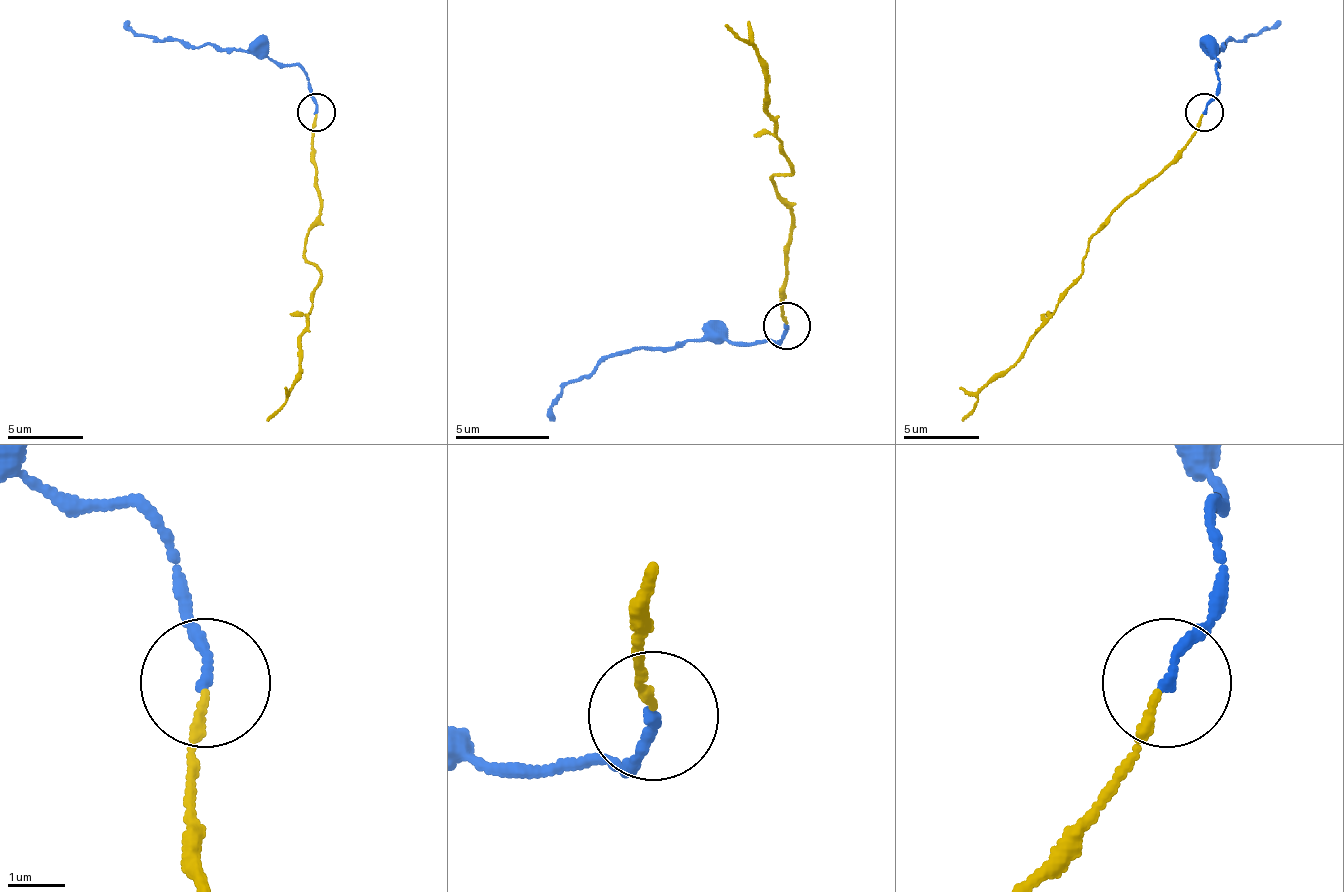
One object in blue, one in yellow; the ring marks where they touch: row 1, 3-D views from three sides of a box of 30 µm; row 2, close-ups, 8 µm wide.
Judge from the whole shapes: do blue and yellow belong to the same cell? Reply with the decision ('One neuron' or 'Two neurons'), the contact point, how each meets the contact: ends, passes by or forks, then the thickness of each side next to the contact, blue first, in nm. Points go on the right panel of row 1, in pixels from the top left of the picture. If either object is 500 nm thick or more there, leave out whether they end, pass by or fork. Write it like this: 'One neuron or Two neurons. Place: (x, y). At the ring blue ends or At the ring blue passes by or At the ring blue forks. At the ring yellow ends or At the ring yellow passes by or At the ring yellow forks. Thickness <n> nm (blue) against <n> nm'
One neuron. Place: (1204, 112). At the ring blue ends. At the ring yellow ends. Thickness 190 nm (blue) against 140 nm

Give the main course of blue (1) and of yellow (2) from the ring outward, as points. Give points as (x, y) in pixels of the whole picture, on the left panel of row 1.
1: (317, 111), (309, 77), (298, 65), (275, 65), (244, 50), (187, 46), (138, 35), (126, 23), (130, 20)
2: (317, 115), (313, 134), (321, 221), (305, 241), (305, 260), (321, 286), (302, 336), (298, 381), (267, 420)

